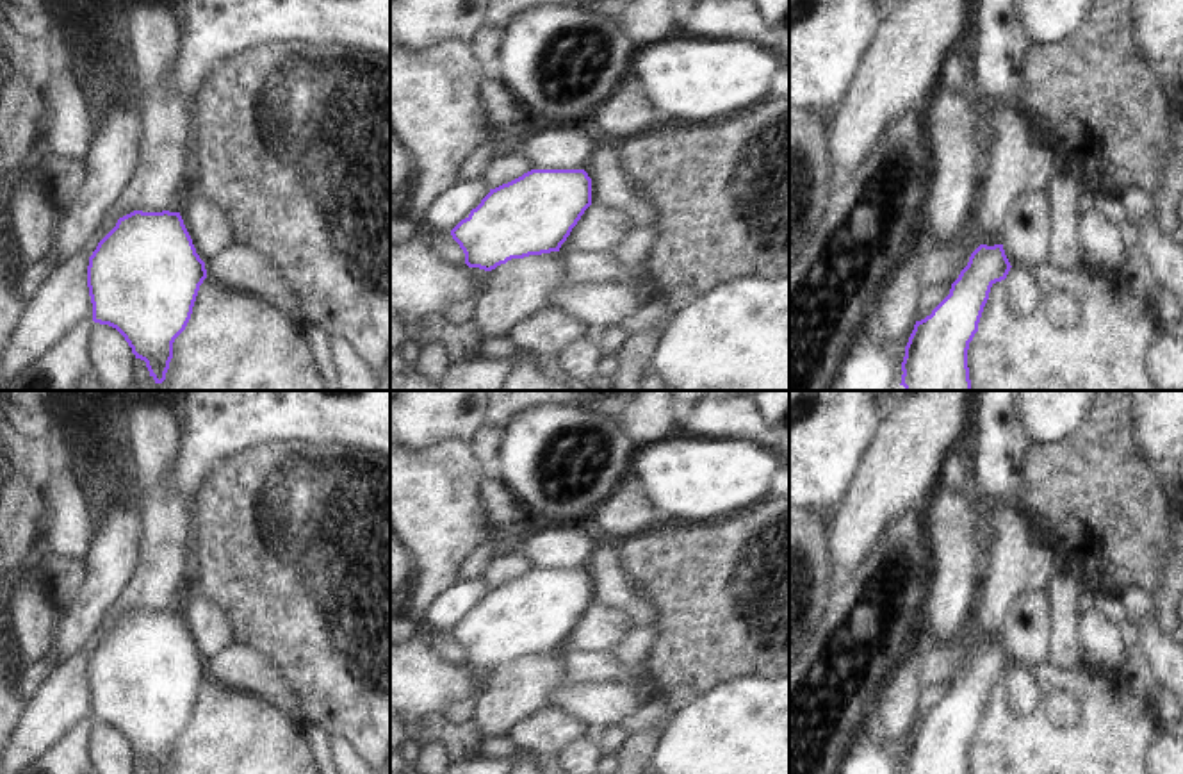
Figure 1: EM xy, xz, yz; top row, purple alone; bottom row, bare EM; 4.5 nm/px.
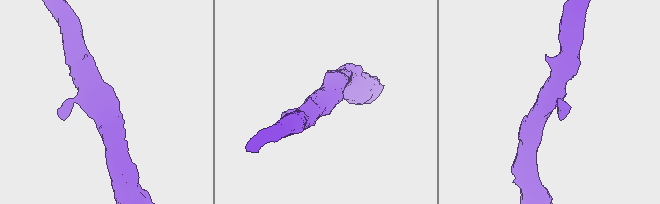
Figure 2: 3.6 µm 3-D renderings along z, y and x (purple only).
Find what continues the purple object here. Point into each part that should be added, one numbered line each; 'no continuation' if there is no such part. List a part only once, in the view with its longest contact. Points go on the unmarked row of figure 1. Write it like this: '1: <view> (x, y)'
no continuation

